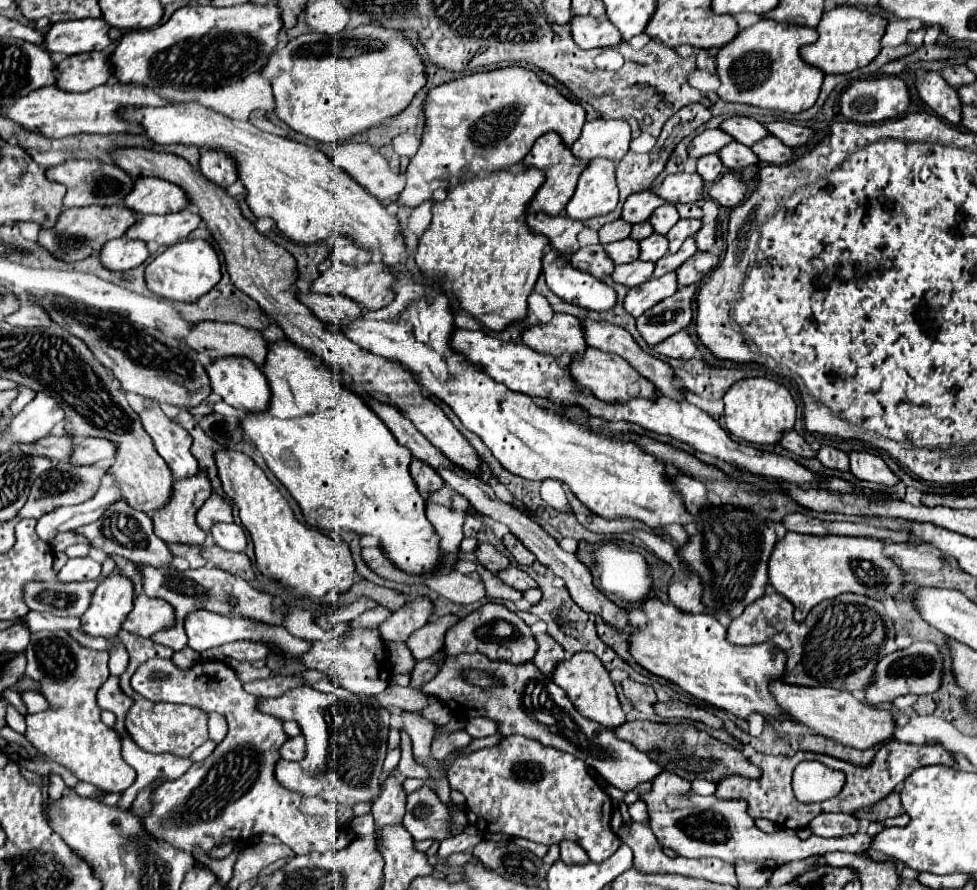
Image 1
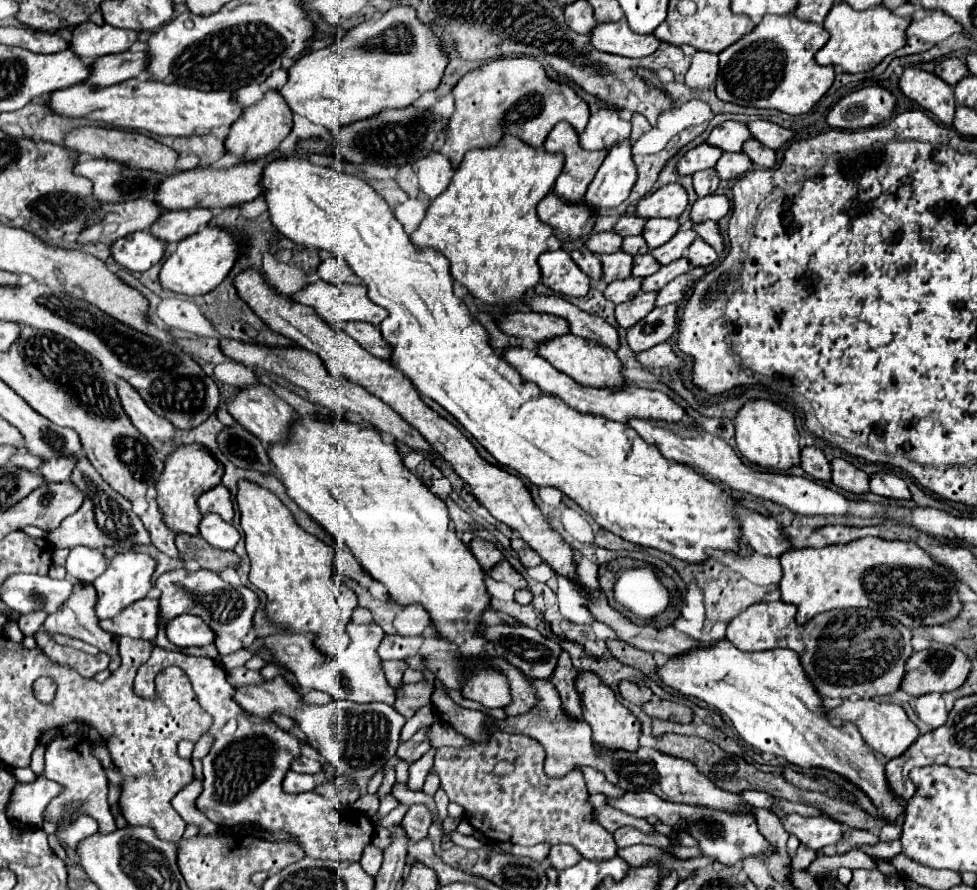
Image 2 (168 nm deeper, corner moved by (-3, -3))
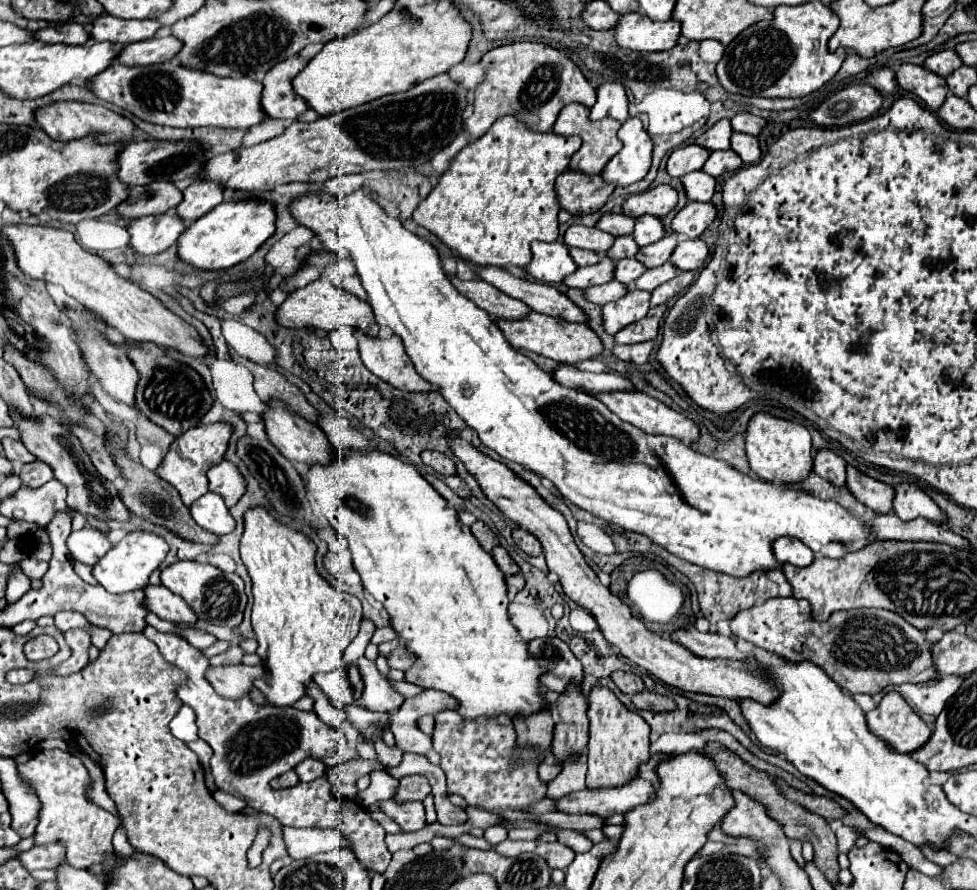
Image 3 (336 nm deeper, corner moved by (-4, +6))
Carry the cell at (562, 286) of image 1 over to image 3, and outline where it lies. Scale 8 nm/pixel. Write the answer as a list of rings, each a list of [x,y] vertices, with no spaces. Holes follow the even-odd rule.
[[[533,243],[533,261],[527,267],[527,273],[531,273],[537,281],[543,283],[561,283],[567,275],[577,271],[577,265],[573,263],[569,249],[563,243]]]

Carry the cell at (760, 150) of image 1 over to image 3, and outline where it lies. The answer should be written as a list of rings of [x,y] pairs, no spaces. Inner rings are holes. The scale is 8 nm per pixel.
[[[735,133],[731,139],[731,149],[737,151],[737,155],[743,159],[745,165],[757,163],[761,159],[761,147],[759,147],[759,139],[753,135],[745,135],[745,133]]]

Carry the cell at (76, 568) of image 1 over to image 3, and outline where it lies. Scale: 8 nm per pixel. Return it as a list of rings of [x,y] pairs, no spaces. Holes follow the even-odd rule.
[[[79,529],[79,531],[71,531],[67,539],[67,547],[73,561],[93,567],[111,549],[111,543],[97,529]]]

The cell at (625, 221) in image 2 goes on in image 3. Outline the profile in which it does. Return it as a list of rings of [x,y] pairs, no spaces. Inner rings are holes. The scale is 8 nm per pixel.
[[[605,213],[597,227],[601,231],[607,231],[611,235],[629,235],[633,231],[633,223],[635,223],[635,217],[631,215],[623,215],[623,213]]]

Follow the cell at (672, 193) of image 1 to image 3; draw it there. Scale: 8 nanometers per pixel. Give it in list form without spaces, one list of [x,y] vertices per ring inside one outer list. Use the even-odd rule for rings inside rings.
[[[657,185],[655,189],[647,189],[637,195],[629,195],[623,203],[623,213],[641,217],[641,215],[655,215],[665,217],[677,205],[677,191],[669,185]]]

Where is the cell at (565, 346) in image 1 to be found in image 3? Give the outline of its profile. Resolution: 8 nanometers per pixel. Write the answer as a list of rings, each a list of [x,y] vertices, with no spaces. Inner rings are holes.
[[[449,277],[449,279],[451,279],[451,283],[455,283],[455,287],[461,295],[471,299],[477,307],[481,307],[495,319],[517,321],[531,313],[531,309],[525,303],[505,295],[503,291],[495,289],[493,285],[489,285],[485,281],[463,281],[459,277]]]

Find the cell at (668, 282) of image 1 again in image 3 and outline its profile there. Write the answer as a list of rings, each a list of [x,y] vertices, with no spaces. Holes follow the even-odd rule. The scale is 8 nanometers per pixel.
[[[629,291],[619,301],[603,305],[605,331],[615,335],[625,325],[643,319],[645,313],[649,311],[649,299],[651,299],[649,291]]]

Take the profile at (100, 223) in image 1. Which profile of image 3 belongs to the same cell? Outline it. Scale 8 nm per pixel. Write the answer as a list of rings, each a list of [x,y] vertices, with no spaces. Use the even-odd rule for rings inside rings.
[[[149,183],[133,187],[129,197],[115,207],[115,213],[123,219],[139,219],[145,215],[161,215],[181,203],[183,195],[171,183]]]

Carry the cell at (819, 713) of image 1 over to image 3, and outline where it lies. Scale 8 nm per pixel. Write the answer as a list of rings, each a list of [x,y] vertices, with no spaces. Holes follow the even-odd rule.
[[[889,691],[879,707],[867,713],[867,725],[873,735],[883,739],[897,753],[913,753],[931,735],[929,725],[897,693]]]

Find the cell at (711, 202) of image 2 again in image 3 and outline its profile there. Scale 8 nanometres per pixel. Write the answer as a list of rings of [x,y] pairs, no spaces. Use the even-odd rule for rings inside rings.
[[[691,201],[675,215],[671,229],[679,235],[693,239],[693,237],[699,237],[713,223],[715,217],[717,217],[717,207],[711,201],[707,203]]]

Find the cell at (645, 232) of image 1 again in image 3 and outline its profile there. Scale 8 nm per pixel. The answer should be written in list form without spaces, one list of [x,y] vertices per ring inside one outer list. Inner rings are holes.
[[[621,235],[621,237],[615,239],[615,243],[613,243],[613,247],[607,251],[607,255],[609,255],[611,259],[617,259],[617,261],[619,261],[619,259],[625,259],[625,257],[635,257],[637,251],[639,251],[639,245],[635,243],[633,235]]]

